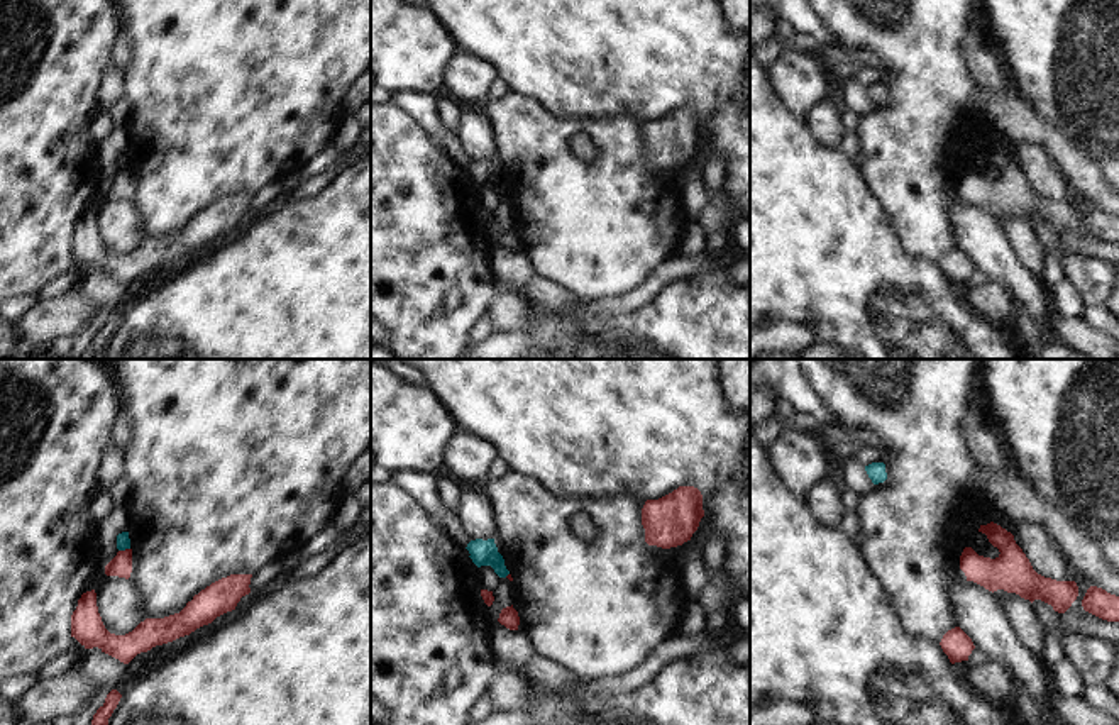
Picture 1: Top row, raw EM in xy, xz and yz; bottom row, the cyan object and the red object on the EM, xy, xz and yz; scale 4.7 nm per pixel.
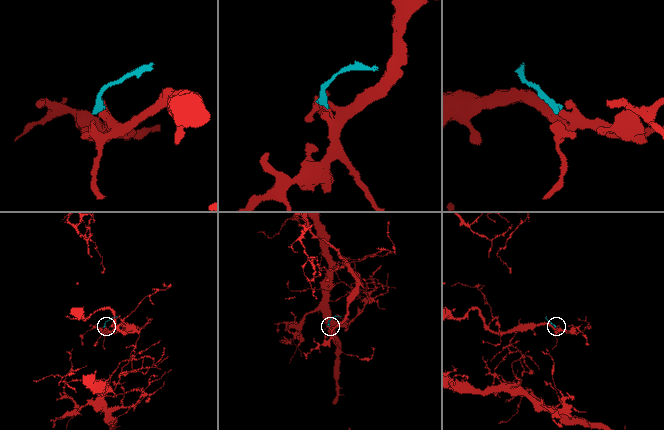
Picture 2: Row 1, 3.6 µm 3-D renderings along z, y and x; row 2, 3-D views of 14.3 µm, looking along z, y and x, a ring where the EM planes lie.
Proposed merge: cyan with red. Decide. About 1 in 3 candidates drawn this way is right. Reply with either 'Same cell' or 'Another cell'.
Another cell

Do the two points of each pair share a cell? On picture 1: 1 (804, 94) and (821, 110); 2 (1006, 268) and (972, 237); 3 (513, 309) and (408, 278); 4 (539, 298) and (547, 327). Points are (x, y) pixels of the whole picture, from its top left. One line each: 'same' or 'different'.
1: different
2: same
3: different
4: different

